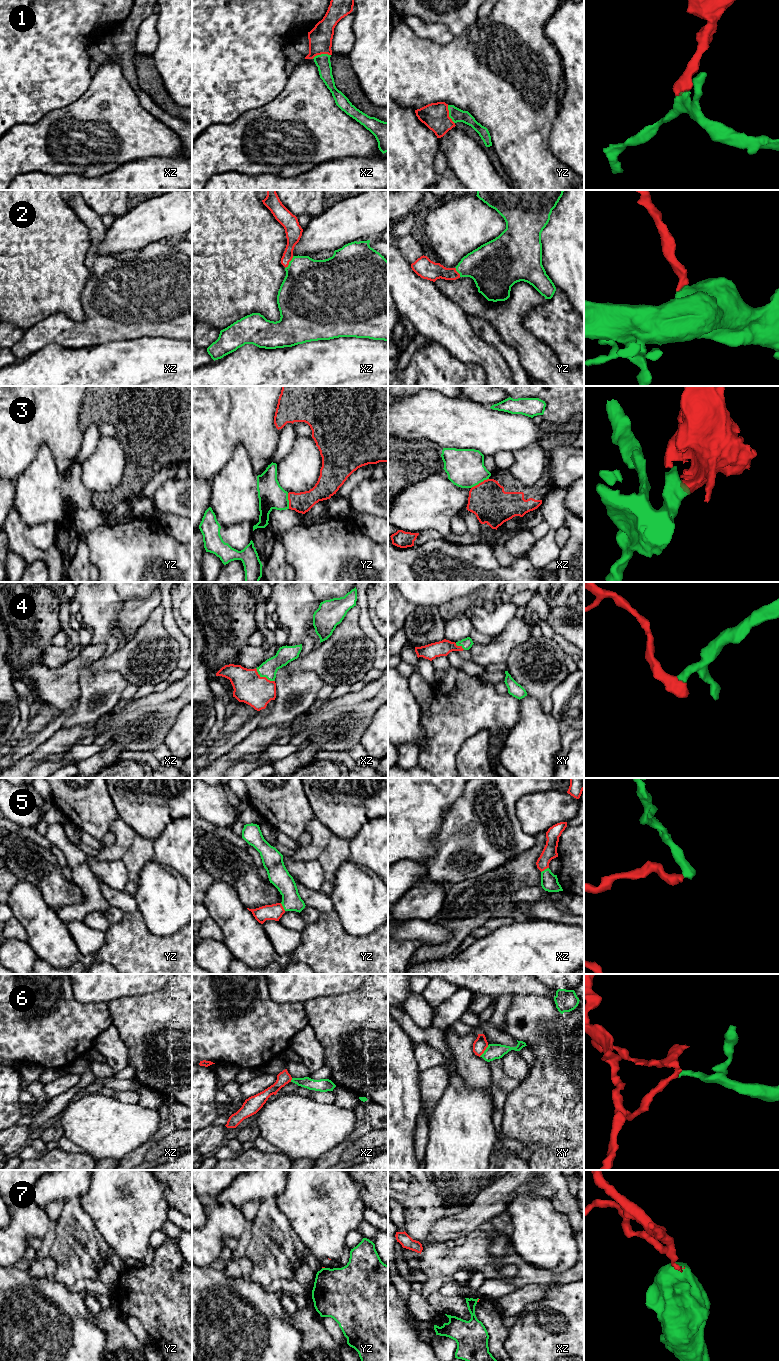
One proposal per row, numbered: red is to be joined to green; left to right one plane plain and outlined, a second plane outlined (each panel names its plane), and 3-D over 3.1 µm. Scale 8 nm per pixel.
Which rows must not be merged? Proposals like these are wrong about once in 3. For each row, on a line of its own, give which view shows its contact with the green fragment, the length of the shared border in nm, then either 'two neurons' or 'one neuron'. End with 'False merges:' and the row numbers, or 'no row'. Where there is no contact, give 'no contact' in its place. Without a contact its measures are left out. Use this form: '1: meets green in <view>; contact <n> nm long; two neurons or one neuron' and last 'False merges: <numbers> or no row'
1: meets green in xz; contact 160 nm long; one neuron
2: meets green in xz; contact 120 nm long; one neuron
3: meets green in xz; contact 170 nm long; two neurons
4: meets green in xz; contact 190 nm long; one neuron
5: meets green in yz; contact 80 nm long; one neuron
6: meets green in xy; contact 120 nm long; two neurons
7: meets green in xz; contact 40 nm long; two neurons
False merges: 3, 6, 7

